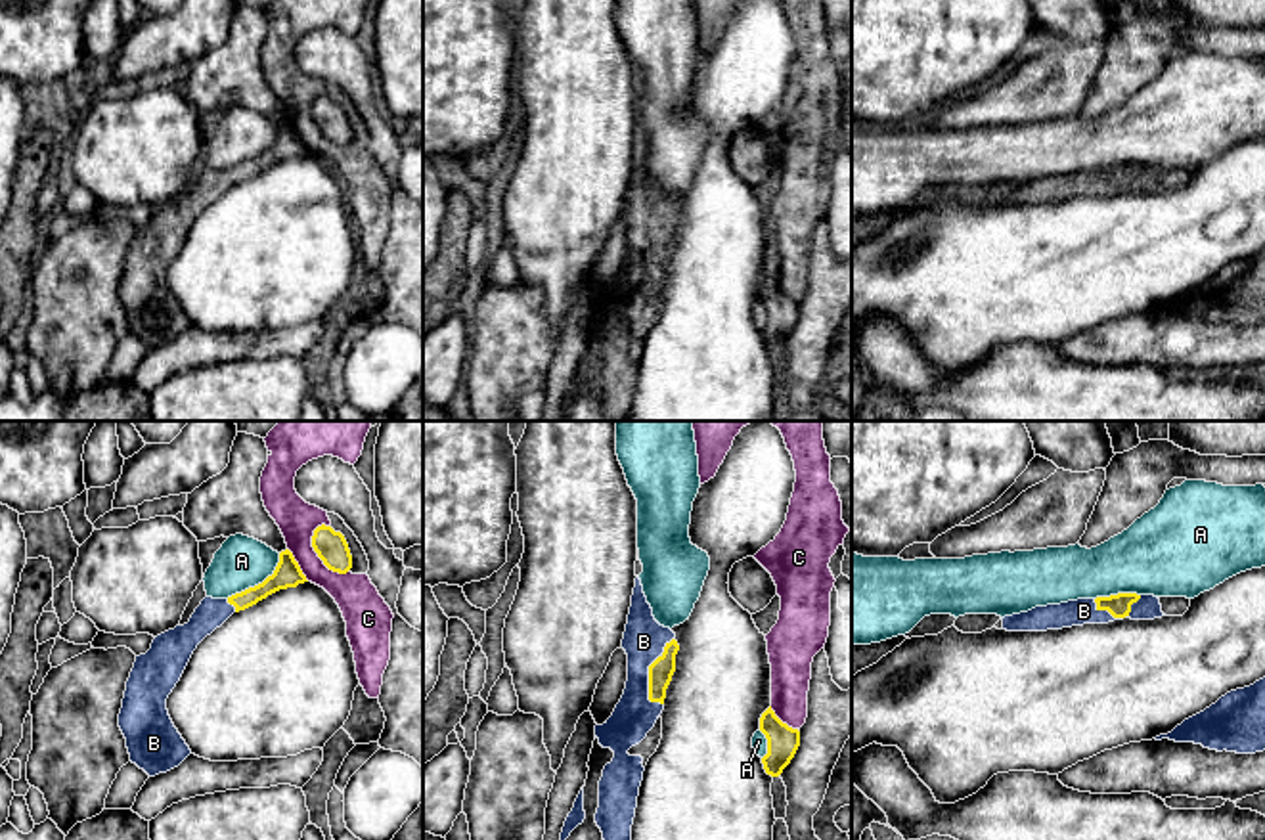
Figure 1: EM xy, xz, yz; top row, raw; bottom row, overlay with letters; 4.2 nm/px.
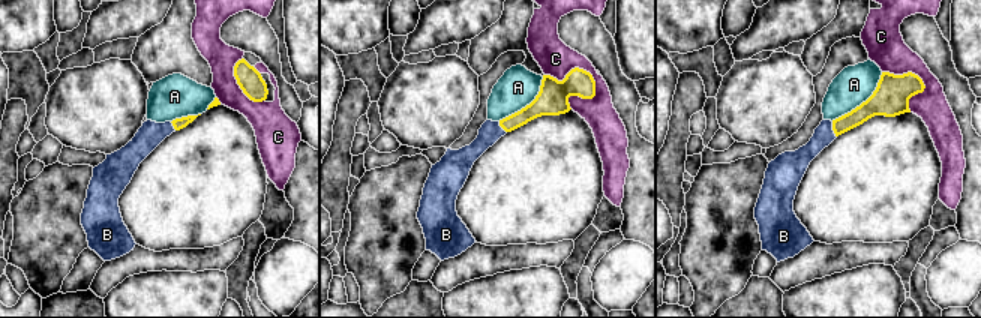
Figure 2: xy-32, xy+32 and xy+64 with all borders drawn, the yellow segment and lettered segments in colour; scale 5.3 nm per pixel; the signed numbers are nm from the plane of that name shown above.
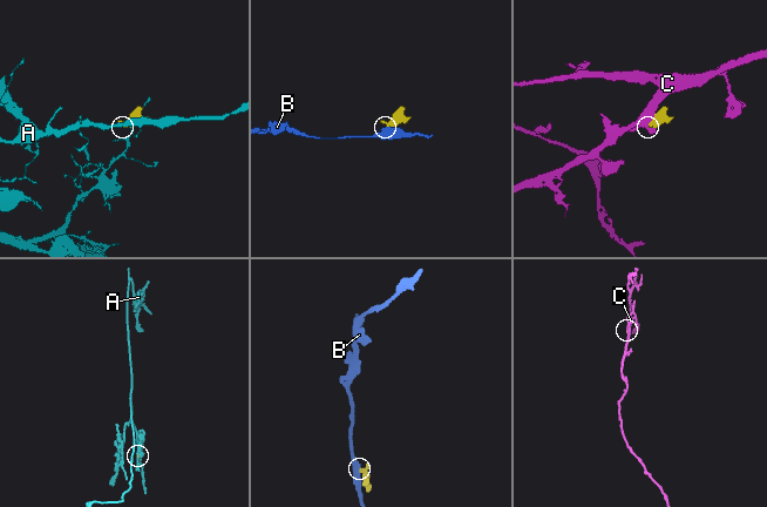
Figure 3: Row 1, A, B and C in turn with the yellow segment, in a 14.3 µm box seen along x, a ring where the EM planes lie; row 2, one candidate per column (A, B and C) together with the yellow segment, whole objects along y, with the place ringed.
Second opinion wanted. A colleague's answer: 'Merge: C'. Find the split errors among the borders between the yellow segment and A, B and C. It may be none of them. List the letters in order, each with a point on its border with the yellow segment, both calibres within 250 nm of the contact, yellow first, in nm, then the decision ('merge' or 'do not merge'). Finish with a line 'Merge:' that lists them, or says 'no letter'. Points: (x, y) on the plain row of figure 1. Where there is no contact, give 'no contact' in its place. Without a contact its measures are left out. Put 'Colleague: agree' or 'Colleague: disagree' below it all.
A: contact xy (259, 155); calibres 120 and 220 nm; do not merge
B: contact xz (649, 242); calibres 100 and 180 nm; merge
C: contact xy (316, 123); calibres 140 and 170 nm; do not merge
Merge: B
Colleague: disagree

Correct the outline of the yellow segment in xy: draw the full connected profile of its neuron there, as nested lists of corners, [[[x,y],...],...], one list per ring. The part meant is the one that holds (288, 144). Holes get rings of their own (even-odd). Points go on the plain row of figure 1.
[[[285,121],[279,124],[274,145],[262,155],[228,170],[205,168],[188,195],[157,207],[151,220],[136,228],[119,285],[119,298],[132,335],[155,348],[178,339],[191,325],[168,287],[166,270],[180,253],[193,222],[233,184],[304,153],[308,151],[299,134]]]

